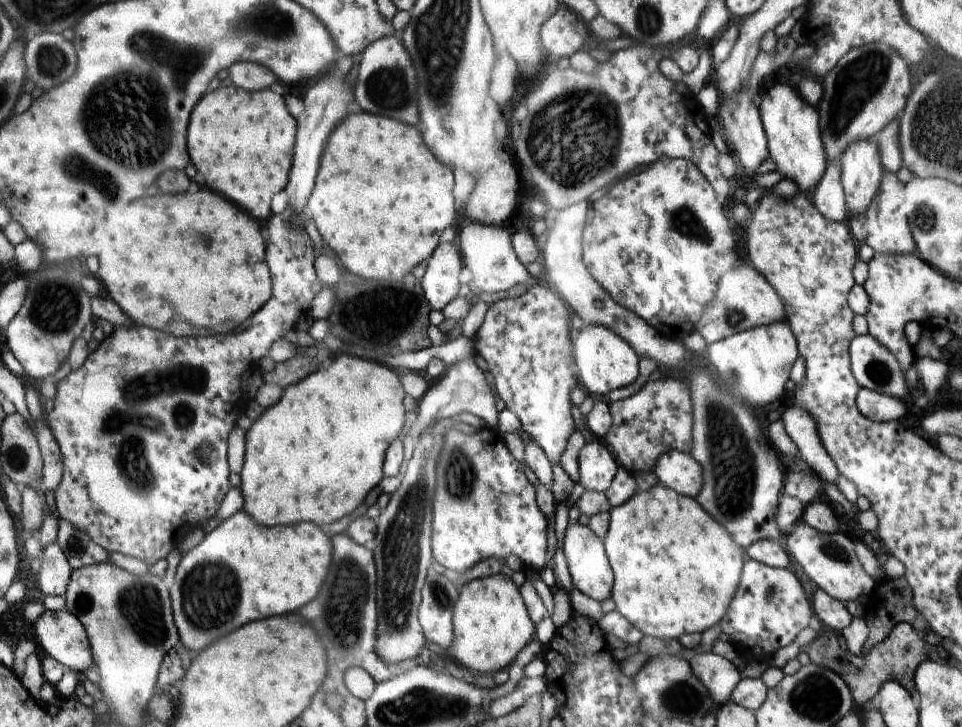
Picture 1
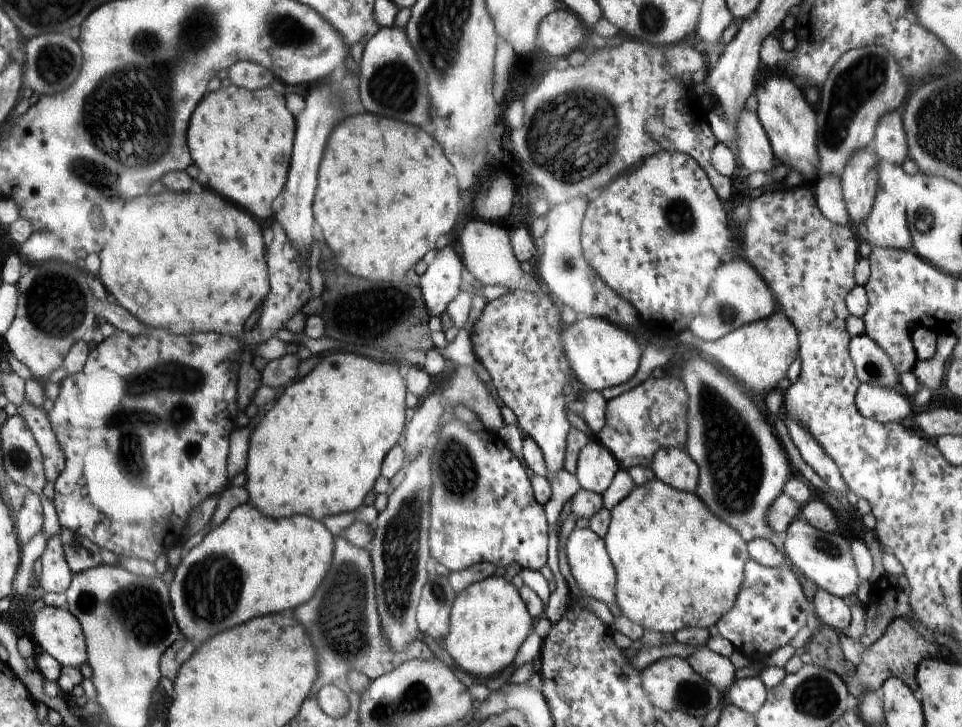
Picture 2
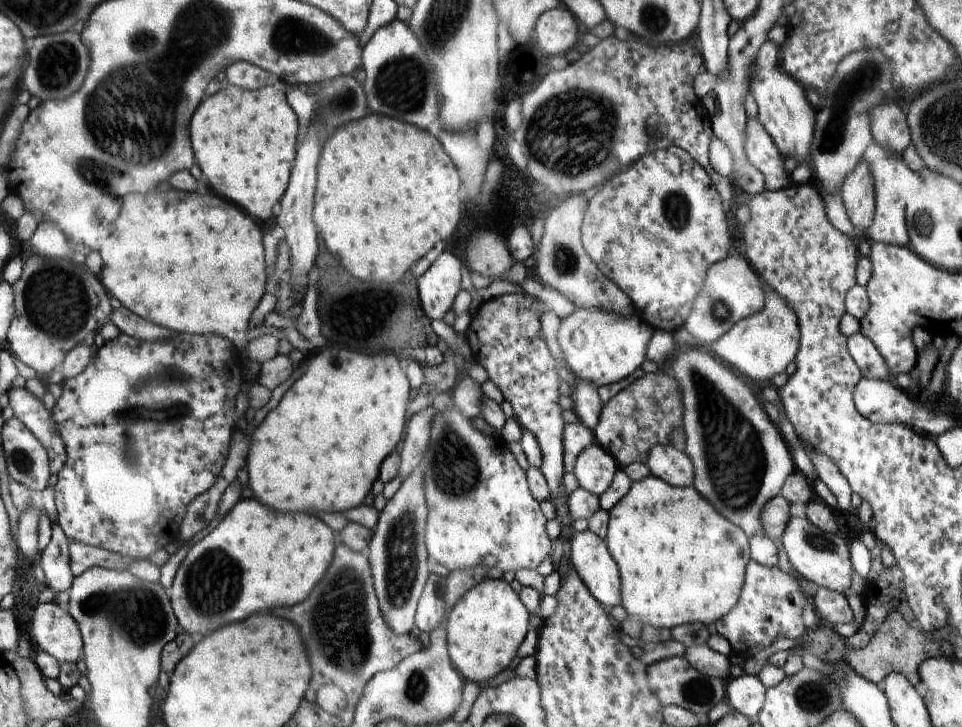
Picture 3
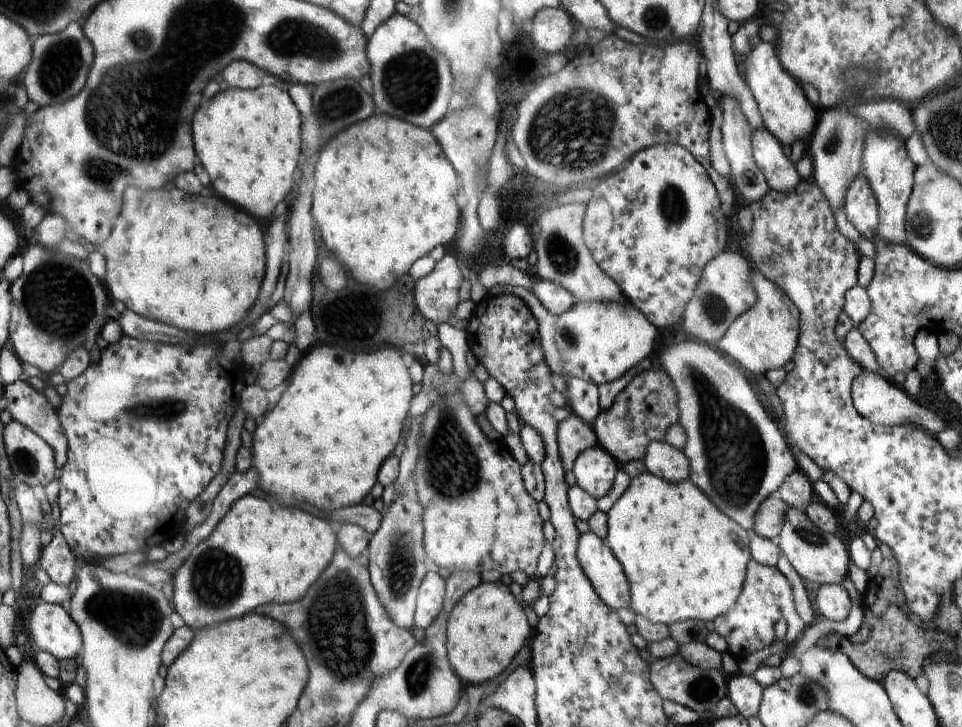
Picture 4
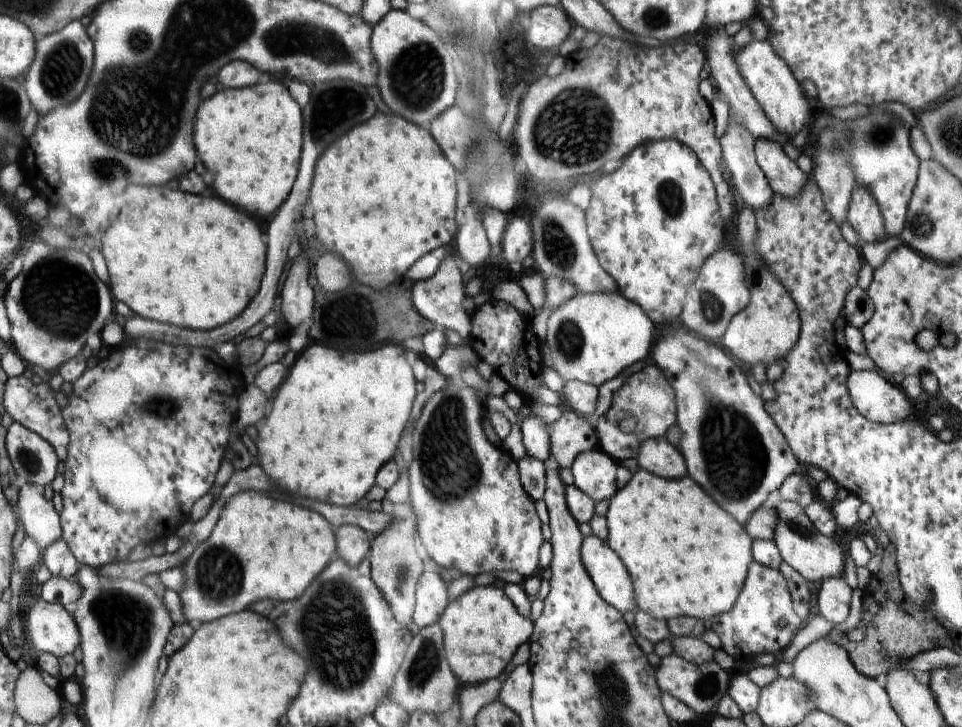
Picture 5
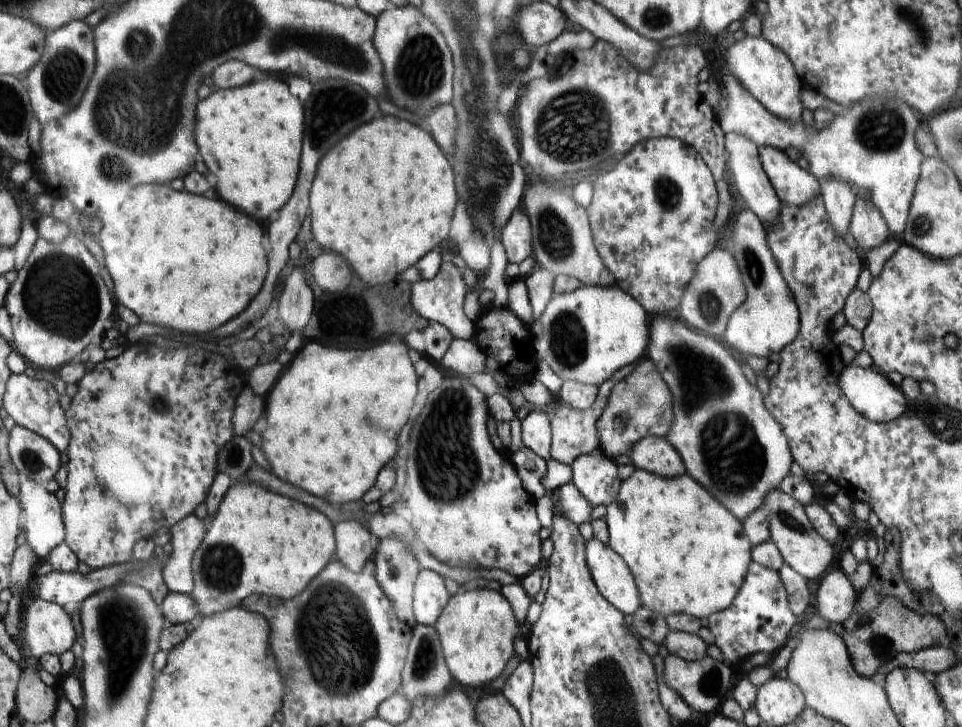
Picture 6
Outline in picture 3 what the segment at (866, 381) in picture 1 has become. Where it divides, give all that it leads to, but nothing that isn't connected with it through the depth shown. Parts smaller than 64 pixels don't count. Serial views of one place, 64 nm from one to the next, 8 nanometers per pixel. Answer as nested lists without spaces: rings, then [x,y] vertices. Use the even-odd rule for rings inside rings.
[[[860,332],[848,338],[848,347],[851,358],[855,359],[862,375],[868,379],[891,380],[886,362],[872,342]]]

